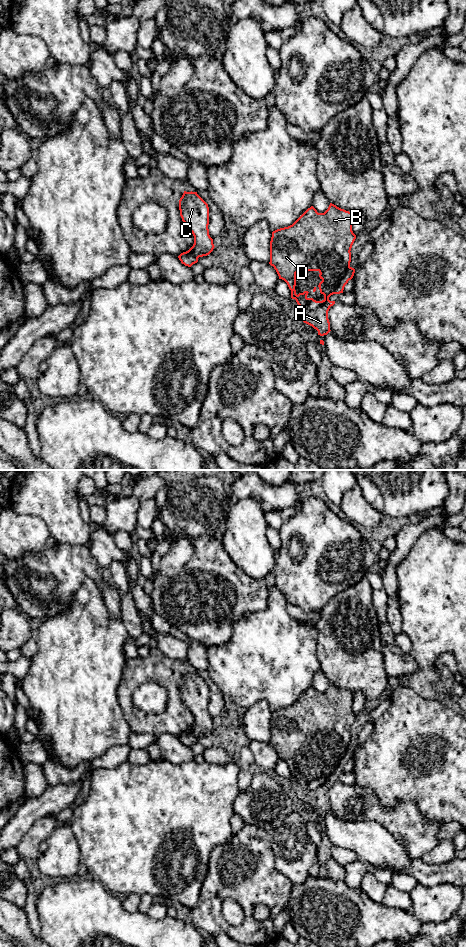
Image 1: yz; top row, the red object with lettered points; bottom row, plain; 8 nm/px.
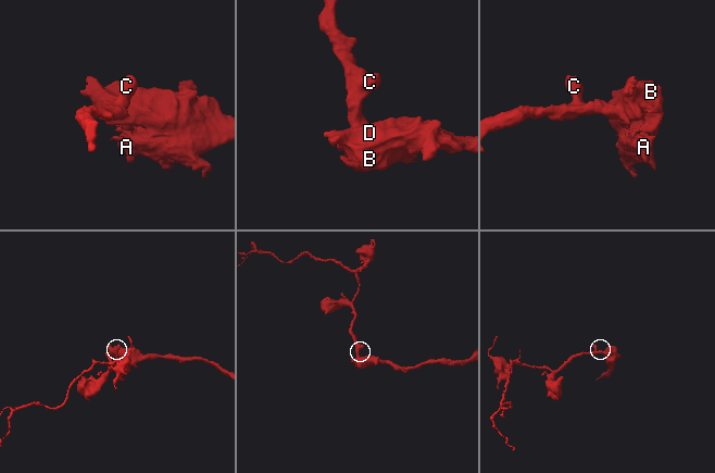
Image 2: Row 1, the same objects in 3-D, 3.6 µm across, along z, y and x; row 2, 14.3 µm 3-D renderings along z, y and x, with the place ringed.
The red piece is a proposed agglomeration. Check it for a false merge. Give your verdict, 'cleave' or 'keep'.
keep

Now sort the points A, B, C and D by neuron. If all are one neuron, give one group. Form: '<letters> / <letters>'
A B C D

